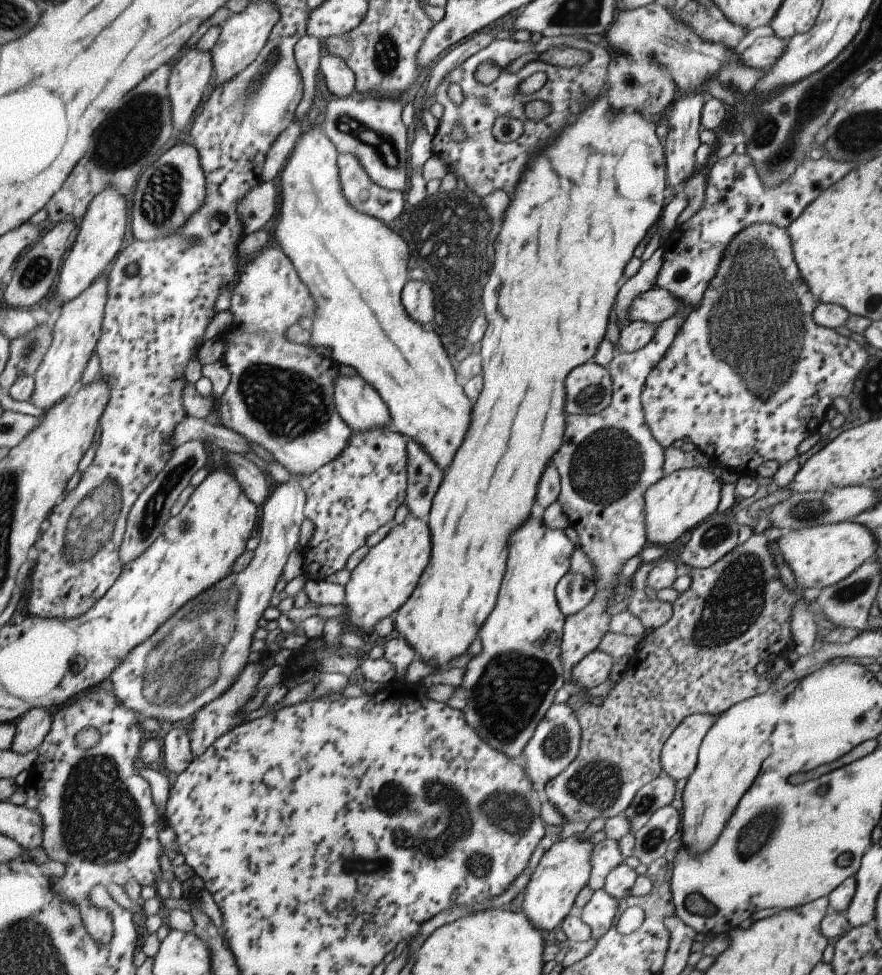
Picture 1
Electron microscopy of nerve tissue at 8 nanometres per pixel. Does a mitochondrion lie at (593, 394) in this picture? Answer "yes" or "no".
yes

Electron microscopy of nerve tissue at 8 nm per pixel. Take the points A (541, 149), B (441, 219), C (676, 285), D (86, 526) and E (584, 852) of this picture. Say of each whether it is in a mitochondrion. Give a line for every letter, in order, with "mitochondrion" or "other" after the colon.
A: other
B: mitochondrion
C: other
D: mitochondrion
E: other

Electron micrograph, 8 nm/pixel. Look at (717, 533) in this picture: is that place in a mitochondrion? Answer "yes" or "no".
yes

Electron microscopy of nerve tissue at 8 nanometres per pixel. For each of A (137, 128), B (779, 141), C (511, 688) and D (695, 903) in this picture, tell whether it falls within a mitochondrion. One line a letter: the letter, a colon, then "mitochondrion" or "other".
A: mitochondrion
B: mitochondrion
C: mitochondrion
D: mitochondrion

